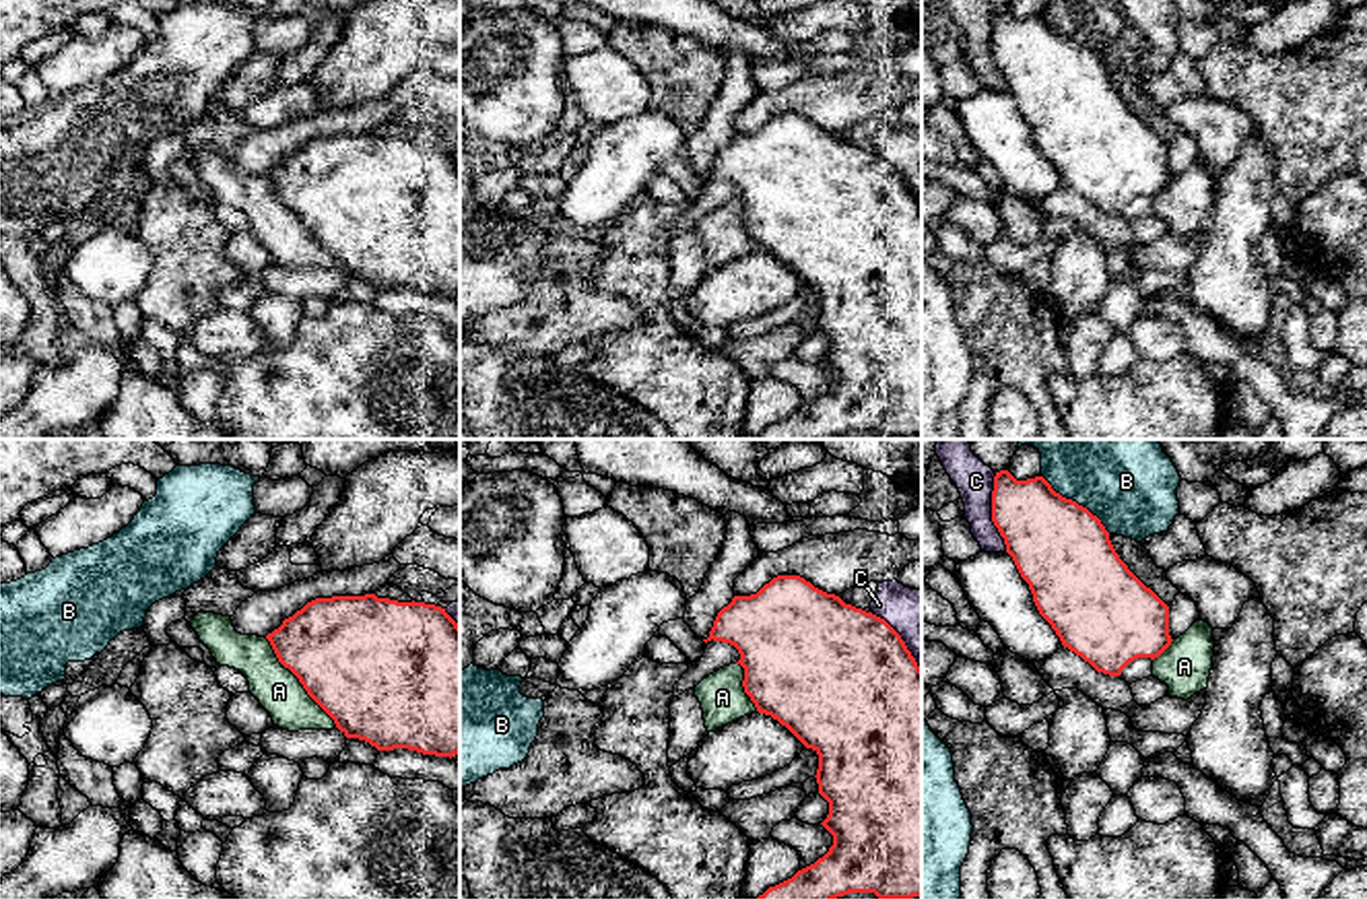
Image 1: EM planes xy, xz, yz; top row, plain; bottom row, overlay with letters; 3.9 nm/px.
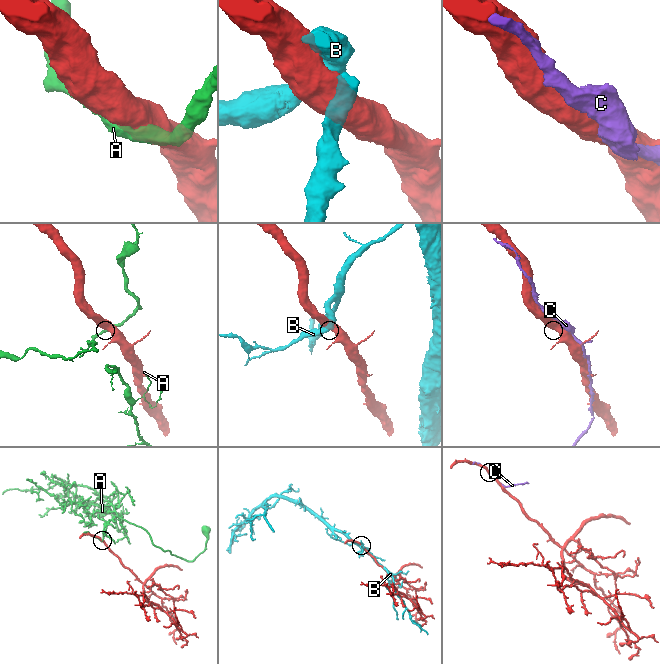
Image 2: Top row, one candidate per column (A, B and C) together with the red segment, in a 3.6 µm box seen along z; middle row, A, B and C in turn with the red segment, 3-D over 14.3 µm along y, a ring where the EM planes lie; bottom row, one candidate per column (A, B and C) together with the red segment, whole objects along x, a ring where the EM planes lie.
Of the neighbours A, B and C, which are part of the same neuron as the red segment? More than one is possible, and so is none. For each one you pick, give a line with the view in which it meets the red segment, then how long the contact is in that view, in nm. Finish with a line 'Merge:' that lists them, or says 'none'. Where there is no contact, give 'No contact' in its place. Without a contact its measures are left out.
Merge: none

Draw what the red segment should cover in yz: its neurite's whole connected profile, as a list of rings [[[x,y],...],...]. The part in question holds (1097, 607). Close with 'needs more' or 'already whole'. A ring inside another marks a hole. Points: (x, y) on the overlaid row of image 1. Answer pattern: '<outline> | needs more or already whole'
[[[1008,470],[996,472],[992,522],[1029,584],[1039,614],[1062,645],[1097,672],[1120,676],[1130,662],[1155,660],[1171,645],[1169,606],[1120,559],[1101,520],[1056,493],[1043,476],[1016,480]]] | already whole

